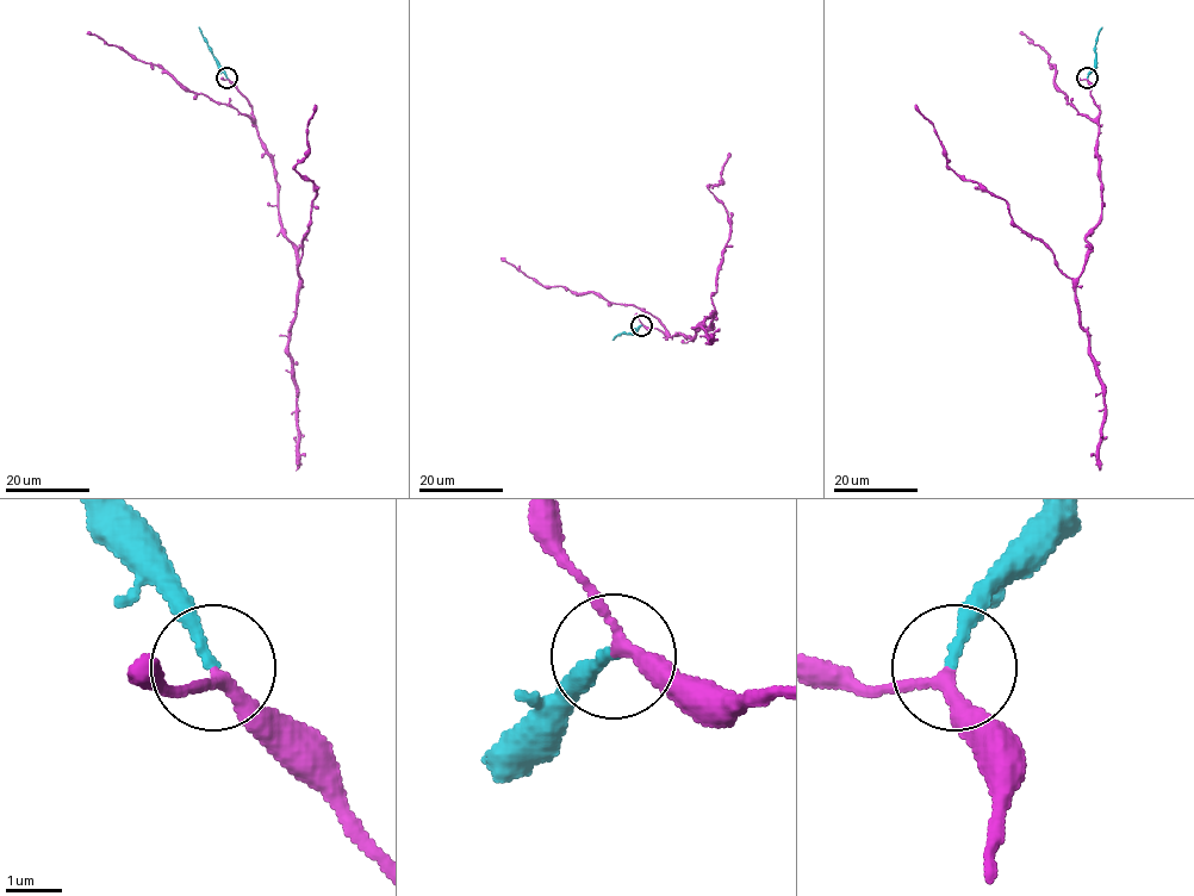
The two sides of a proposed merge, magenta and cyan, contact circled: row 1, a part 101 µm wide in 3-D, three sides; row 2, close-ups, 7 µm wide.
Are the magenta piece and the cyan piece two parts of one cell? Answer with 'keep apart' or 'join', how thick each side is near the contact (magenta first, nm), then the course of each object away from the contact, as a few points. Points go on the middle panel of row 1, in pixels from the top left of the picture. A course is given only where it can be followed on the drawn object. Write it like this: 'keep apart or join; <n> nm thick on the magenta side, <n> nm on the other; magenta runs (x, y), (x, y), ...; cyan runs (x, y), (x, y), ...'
join; 200 nm thick on the magenta side, 200 nm on the other; magenta runs (641, 325), (691, 340), (701, 324), (711, 323), (731, 219), (708, 187), (722, 181), (728, 153); cyan runs (641, 325), (634, 333), (620, 334), (613, 340)

